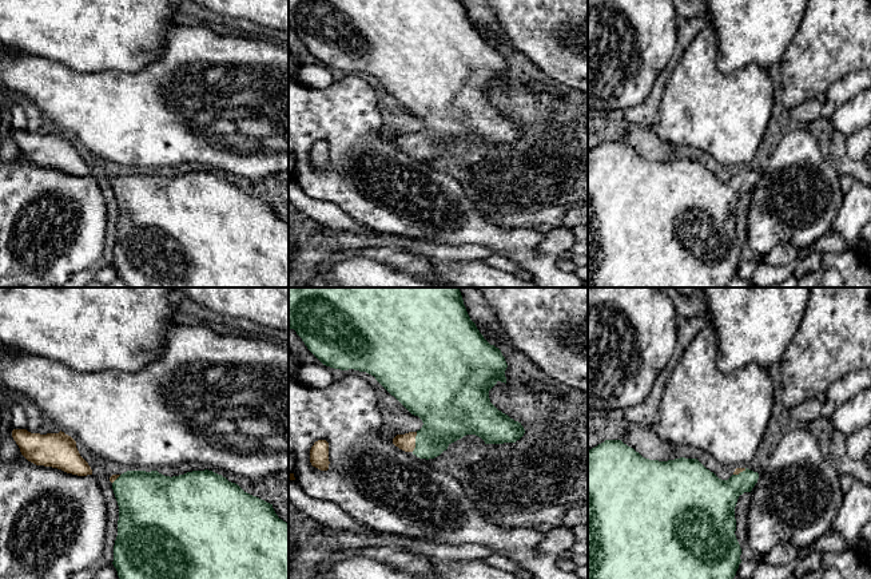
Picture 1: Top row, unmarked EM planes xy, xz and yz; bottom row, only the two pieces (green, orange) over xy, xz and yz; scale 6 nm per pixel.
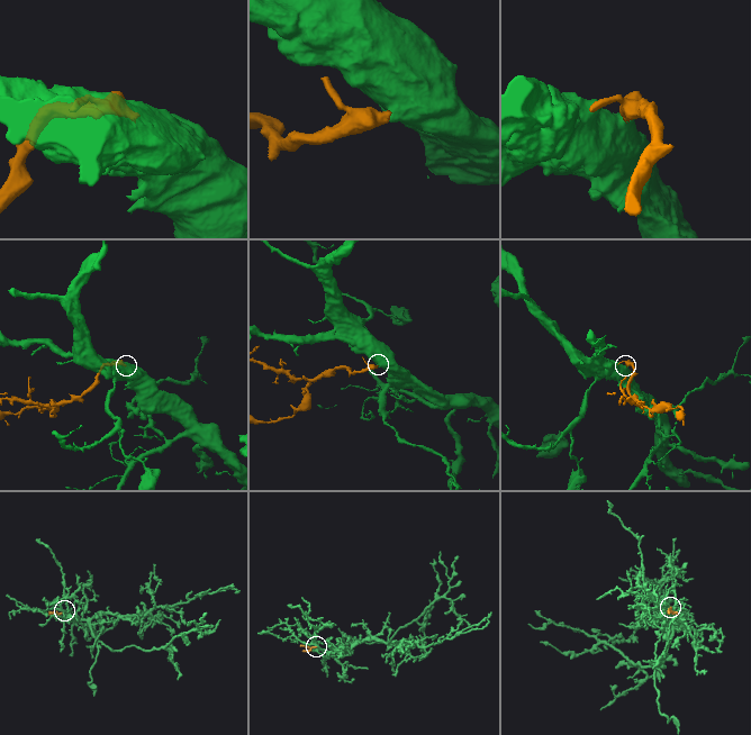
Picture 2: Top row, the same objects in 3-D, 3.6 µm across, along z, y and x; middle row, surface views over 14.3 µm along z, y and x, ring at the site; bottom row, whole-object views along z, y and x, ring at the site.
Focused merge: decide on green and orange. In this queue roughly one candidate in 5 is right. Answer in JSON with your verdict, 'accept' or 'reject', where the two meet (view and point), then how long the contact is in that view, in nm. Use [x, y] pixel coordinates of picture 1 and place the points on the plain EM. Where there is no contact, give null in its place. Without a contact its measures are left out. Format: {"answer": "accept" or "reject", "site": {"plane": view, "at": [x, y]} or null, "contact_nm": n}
{"answer": "accept", "site": {"plane": "xz", "at": [416, 142]}, "contact_nm": 120}

